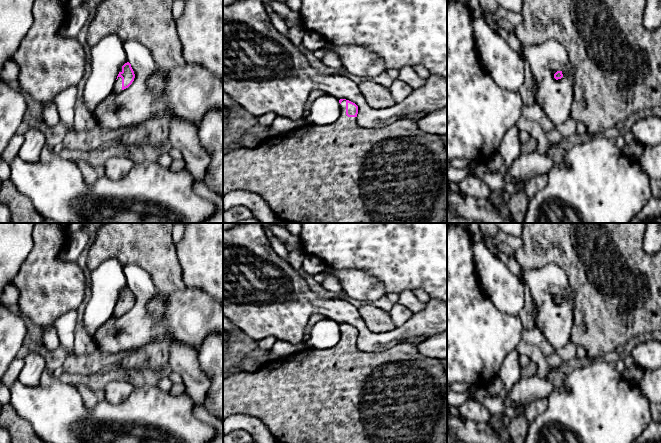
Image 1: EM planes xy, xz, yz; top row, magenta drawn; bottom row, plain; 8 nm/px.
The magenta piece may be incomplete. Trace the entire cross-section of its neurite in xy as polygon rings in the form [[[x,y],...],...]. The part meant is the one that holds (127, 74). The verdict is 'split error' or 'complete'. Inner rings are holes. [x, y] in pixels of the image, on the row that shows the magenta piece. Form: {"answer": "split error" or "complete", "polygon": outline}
{"answer": "split error", "polygon": [[[129,62],[122,66],[122,71],[119,72],[117,80],[115,82],[113,90],[115,92],[121,92],[128,88],[134,81],[135,74]]]}

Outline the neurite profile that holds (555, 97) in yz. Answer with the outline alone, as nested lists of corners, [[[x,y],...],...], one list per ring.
[[[555,40],[538,45],[522,45],[522,58],[529,62],[532,82],[536,85],[533,93],[535,102],[543,109],[555,126],[572,117],[573,76],[566,50]]]

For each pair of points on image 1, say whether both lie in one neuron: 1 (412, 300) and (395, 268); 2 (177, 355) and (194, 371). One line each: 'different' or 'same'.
1: different
2: same

